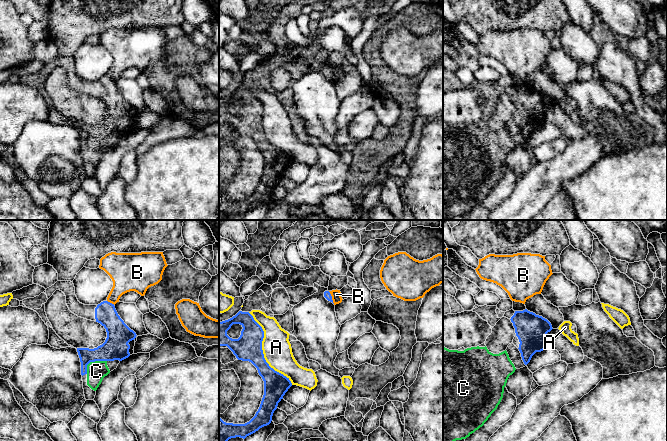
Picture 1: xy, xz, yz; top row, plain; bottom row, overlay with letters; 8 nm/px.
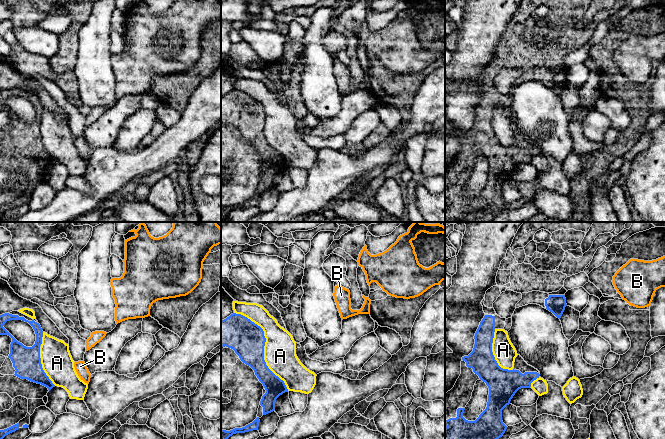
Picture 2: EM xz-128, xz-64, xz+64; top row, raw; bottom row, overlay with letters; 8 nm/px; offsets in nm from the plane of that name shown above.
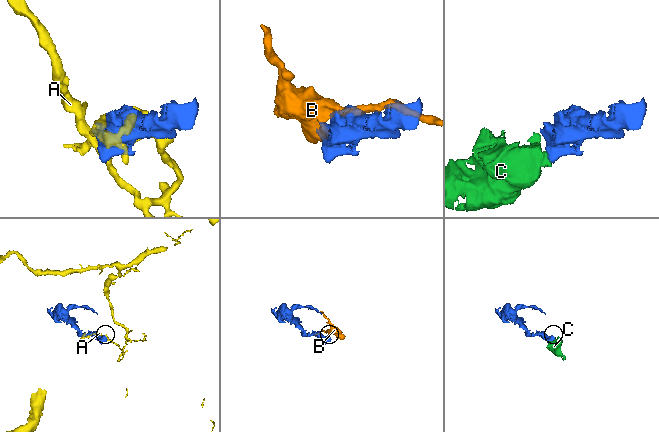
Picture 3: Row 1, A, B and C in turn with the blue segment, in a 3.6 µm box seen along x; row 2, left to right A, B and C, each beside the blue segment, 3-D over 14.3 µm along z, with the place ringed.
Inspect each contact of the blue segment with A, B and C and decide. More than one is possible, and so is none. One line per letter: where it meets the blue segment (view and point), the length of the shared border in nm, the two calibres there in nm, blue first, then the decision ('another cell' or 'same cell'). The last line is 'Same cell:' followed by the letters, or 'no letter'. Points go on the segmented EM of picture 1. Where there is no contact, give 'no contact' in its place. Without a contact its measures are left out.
A: contact xz (262, 351); length 700 nm; calibres 220 and 220 nm; another cell
B: contact xz (331, 297); length 120 nm; calibres 60 and 80 nm; another cell
C: contact xy (92, 361); length 200 nm; calibres 200 and 160 nm; same cell
Same cell: C

